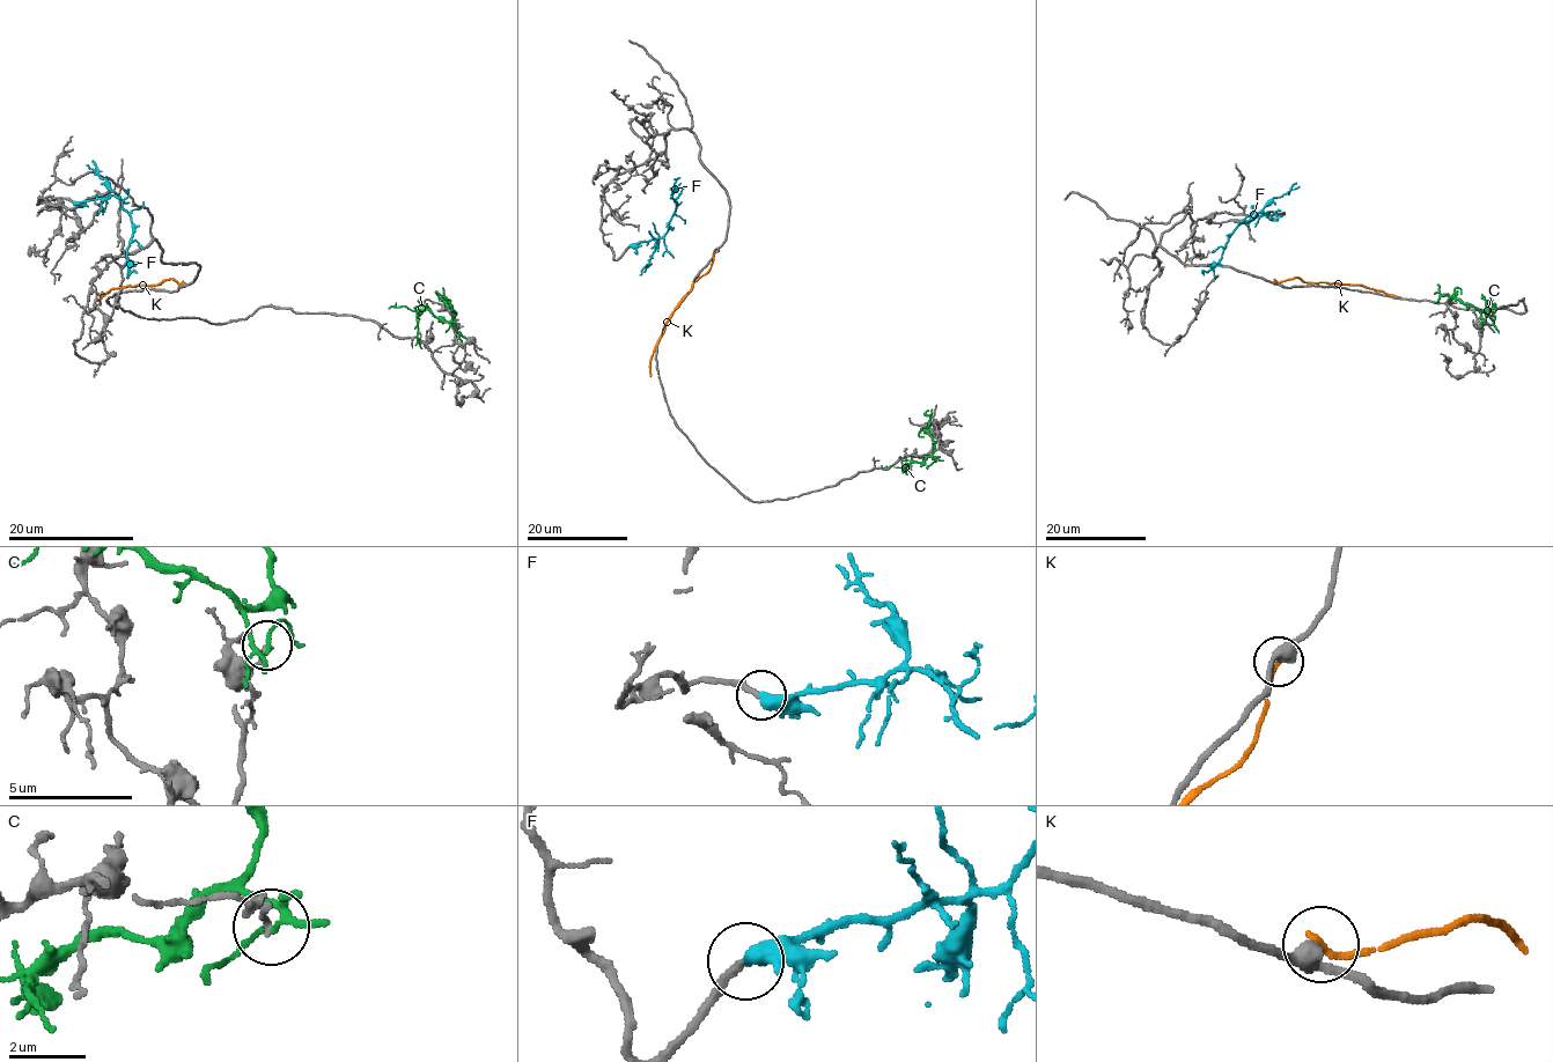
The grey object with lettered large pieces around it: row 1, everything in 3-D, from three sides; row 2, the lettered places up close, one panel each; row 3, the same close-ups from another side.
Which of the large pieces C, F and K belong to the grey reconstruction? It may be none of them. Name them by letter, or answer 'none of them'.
F

